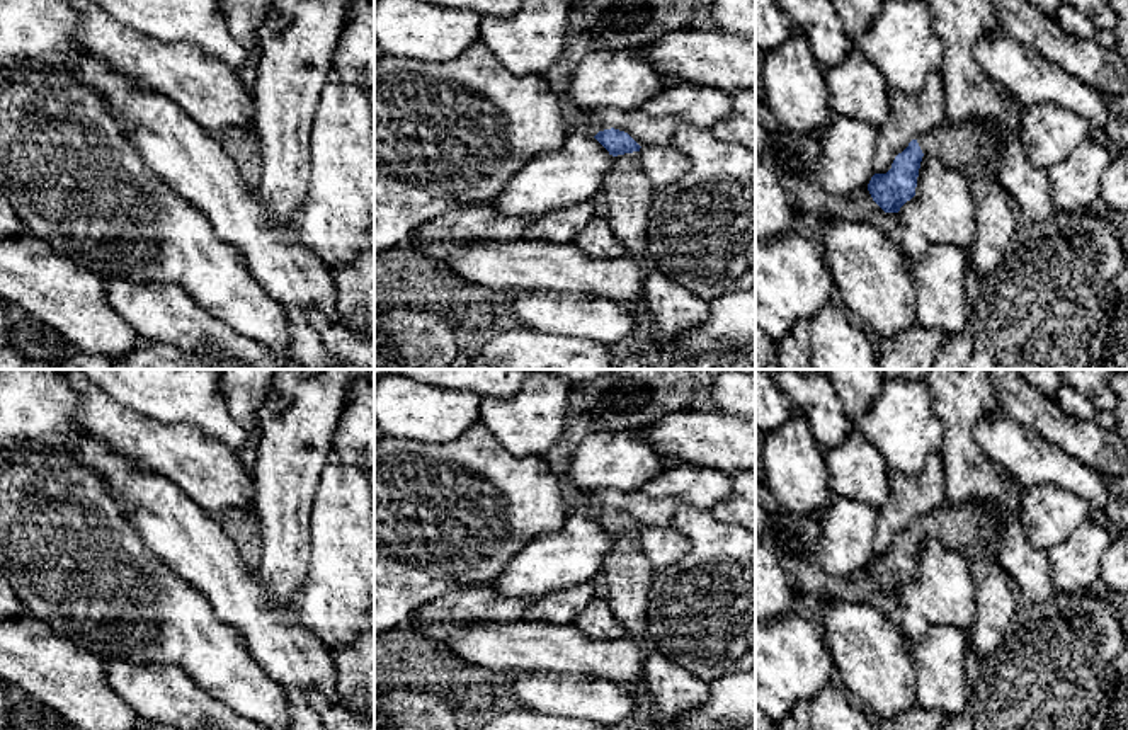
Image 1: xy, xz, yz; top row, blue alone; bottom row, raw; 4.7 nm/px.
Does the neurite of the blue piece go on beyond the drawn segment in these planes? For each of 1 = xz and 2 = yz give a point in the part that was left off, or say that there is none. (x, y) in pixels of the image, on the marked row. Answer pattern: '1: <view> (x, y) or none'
1: xz (628, 191)
2: yz (967, 147)

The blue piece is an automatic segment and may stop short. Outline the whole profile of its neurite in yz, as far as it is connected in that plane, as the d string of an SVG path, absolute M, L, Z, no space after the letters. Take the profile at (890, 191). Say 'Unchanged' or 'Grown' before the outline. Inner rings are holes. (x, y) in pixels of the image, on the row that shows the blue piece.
Grown. M944 121L932 131L912 140L909 146L895 157L886 174L874 174L868 184L868 191L885 213L898 213L900 208L915 196L919 168L924 157L936 157L954 170L971 174L980 172L983 165L994 167L1002 141L1004 136L994 124L985 124L983 121L949 124Z

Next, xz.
Grown. M614 128L599 131L594 138L612 157L612 168L602 185L611 230L628 255L645 257L655 187L641 170L638 160L641 146L628 133Z

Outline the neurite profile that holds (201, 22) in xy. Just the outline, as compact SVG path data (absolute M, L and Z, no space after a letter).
M92 0L122 26L163 41L185 41L238 73L248 51L228 31L219 0Z

